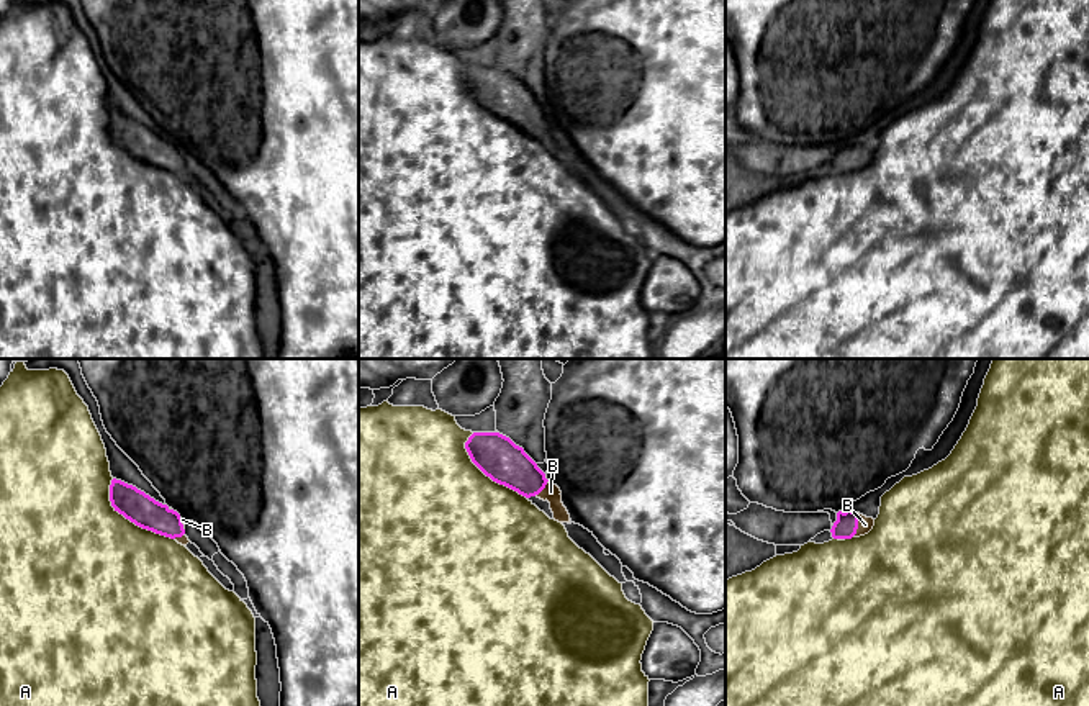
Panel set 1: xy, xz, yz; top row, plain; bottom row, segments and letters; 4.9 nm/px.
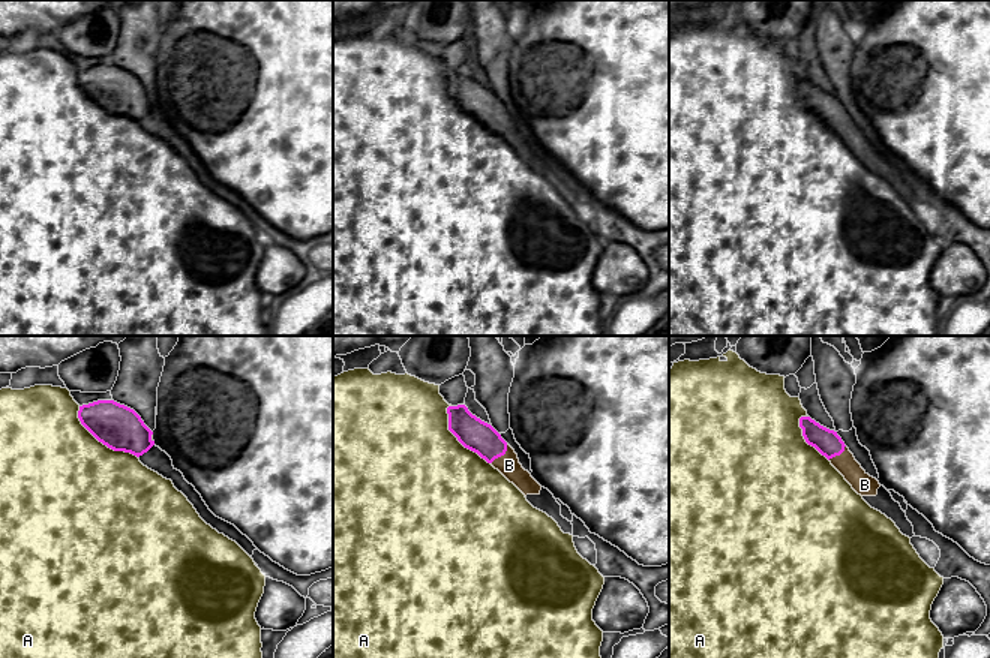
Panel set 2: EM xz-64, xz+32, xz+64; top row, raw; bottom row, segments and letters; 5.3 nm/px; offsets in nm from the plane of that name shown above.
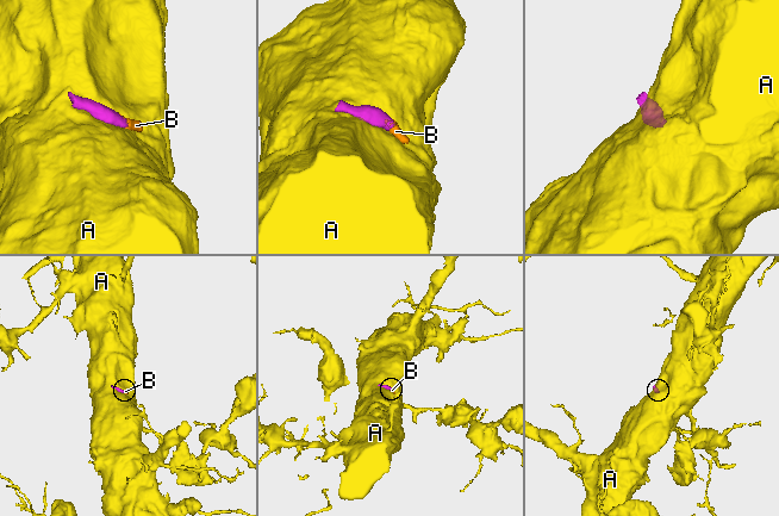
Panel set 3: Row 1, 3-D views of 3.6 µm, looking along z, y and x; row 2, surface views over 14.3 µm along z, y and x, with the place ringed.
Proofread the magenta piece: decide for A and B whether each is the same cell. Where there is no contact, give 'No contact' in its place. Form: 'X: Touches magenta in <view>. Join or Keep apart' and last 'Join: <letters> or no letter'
A: Touches magenta in xy. Keep apart
B: Touches magenta in yz. Join
Join: B

